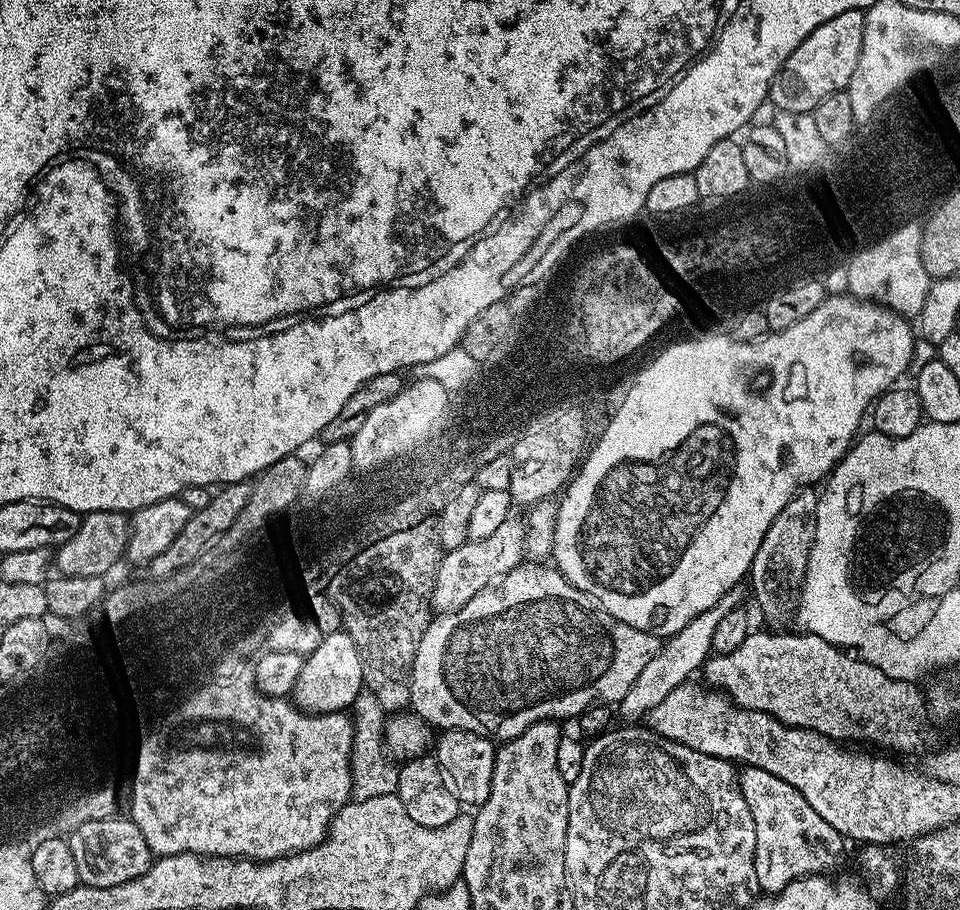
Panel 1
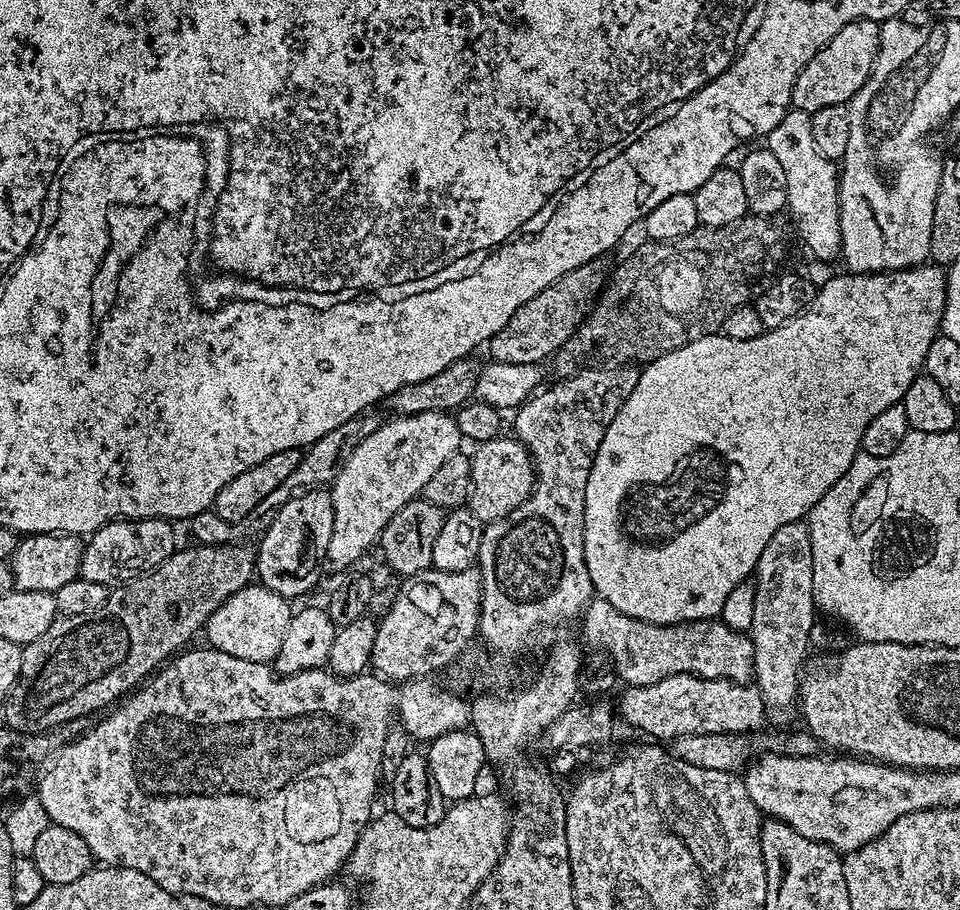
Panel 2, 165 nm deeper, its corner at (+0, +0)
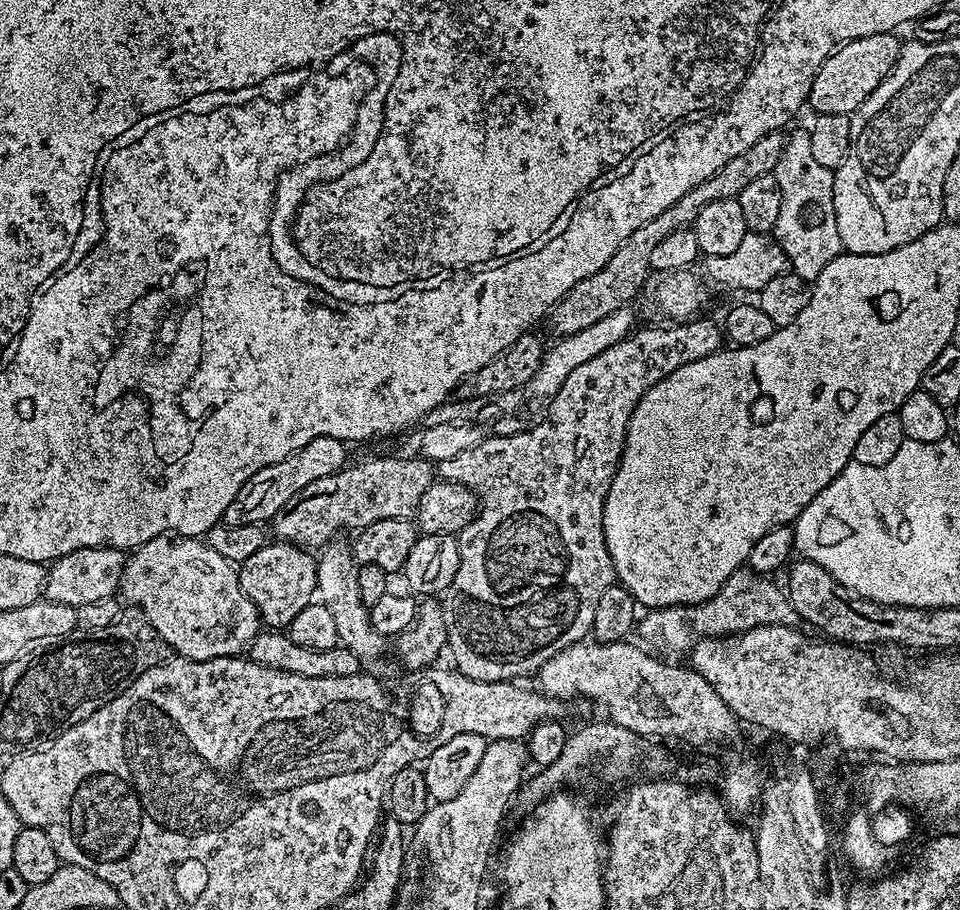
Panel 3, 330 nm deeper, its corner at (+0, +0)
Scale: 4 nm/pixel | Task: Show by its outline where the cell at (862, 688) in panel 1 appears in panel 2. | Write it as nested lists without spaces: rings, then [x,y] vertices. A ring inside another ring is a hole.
[[[670,674],[670,678],[662,678],[658,682],[646,685],[645,688],[637,688],[635,686],[628,686],[623,689],[625,692],[620,696],[620,708],[618,704],[618,712],[624,715],[624,720],[628,724],[633,724],[640,732],[645,732],[645,737],[651,738],[656,742],[671,742],[677,740],[680,736],[686,734],[710,734],[711,732],[751,732],[753,730],[760,730],[765,727],[766,713],[764,710],[764,699],[760,697],[760,689],[753,686],[751,683],[747,684],[735,684],[732,680],[711,680],[710,678],[702,678],[701,676],[695,676],[694,674]]]

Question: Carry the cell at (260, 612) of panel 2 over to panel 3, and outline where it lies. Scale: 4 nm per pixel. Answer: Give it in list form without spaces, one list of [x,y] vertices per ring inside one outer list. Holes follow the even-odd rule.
[[[156,536],[127,557],[119,591],[144,613],[177,657],[209,660],[239,656],[262,631],[260,612],[239,585],[234,564],[200,538]]]

